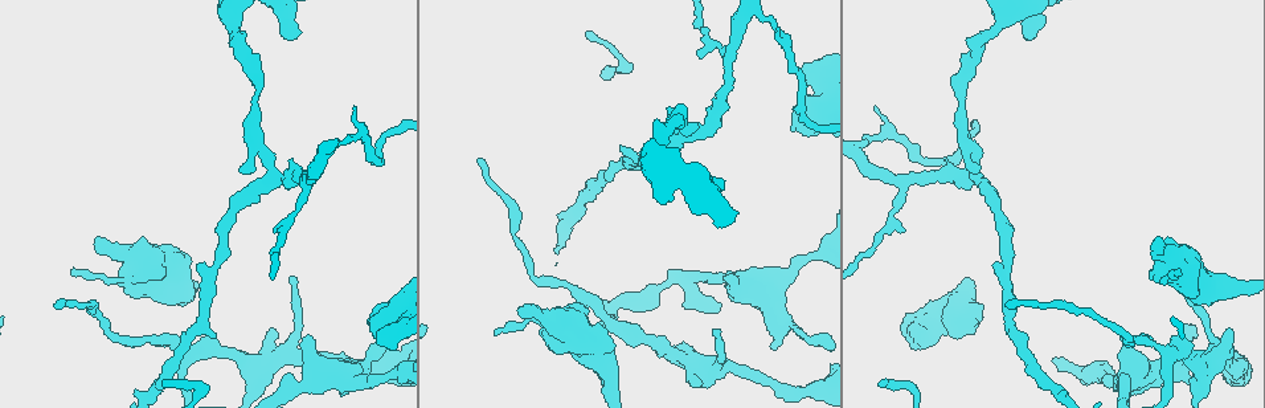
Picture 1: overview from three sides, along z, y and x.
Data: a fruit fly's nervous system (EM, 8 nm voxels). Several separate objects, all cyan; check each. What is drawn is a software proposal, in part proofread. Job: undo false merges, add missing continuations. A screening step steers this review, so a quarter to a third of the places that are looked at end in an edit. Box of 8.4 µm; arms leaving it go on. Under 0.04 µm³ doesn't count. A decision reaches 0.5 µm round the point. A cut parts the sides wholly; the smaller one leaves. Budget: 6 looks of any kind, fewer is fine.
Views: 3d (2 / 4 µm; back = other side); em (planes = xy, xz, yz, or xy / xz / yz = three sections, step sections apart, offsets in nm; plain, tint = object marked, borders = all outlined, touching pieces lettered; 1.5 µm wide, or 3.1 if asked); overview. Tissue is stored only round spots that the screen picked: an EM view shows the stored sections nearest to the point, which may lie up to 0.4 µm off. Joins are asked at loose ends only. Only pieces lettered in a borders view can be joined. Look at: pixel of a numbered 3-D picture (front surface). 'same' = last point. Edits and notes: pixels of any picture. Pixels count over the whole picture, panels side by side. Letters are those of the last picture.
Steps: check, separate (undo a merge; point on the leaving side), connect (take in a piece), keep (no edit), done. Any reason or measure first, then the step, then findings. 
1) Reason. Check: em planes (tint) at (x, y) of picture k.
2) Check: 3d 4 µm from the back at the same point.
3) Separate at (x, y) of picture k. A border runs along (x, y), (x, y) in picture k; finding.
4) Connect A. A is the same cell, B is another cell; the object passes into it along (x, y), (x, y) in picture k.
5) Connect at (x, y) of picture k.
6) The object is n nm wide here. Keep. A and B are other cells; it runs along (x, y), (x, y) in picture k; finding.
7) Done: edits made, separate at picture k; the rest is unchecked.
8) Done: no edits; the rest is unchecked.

Thick end. Check: 3d 2 µm at (772, 346) of picture 1.

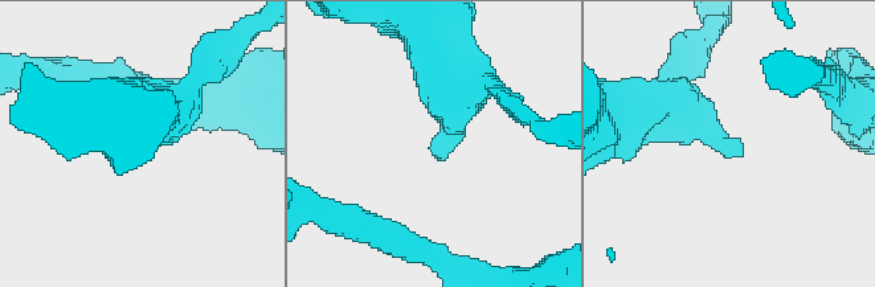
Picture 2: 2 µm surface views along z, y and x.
Need the tissue. Check: em yz step 8 (borders) at (740, 154) of picture 2.

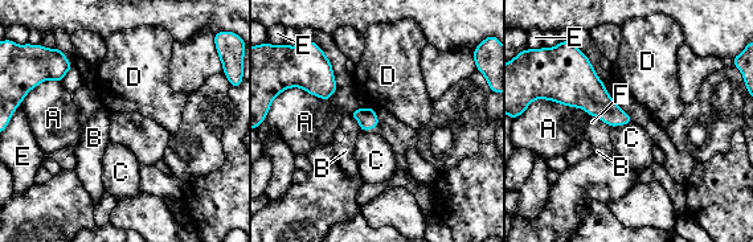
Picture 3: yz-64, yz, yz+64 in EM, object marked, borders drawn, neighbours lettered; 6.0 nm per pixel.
Check: em planes (borders) at the same point.

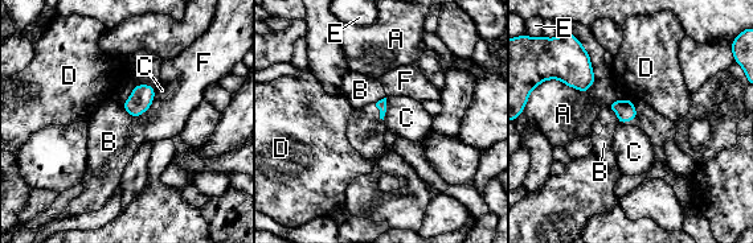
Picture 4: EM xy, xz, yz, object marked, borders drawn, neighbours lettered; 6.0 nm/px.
Keep. A, B, C, D, E and F are other cells; a border runs along (387, 98), (387, 111), (383, 119) in picture 4; none of them fits.

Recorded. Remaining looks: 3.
An open end. Check: em yz step 4 (tint) at (794, 129) of picture 1.

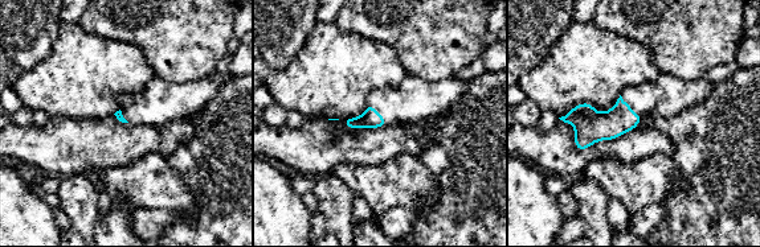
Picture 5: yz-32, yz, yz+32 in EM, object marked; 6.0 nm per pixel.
Check: em planes (borders) at the same point.

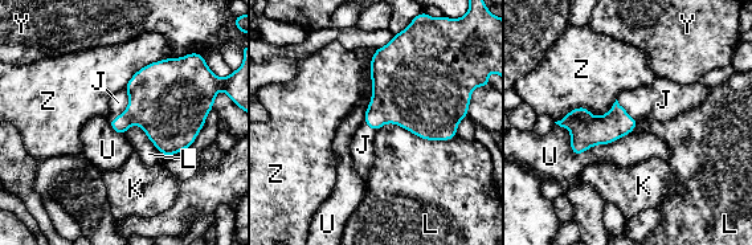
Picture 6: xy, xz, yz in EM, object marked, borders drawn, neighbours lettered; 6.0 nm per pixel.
Connect J. J is the same cell, K, L, U, Y and Z are other cells; the object passes into it along (167, 98), (127, 107), (118, 102) in picture 6; it goes on there.

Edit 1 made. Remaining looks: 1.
Done: edits made, connect at picture 6; the rest is unchecked.

